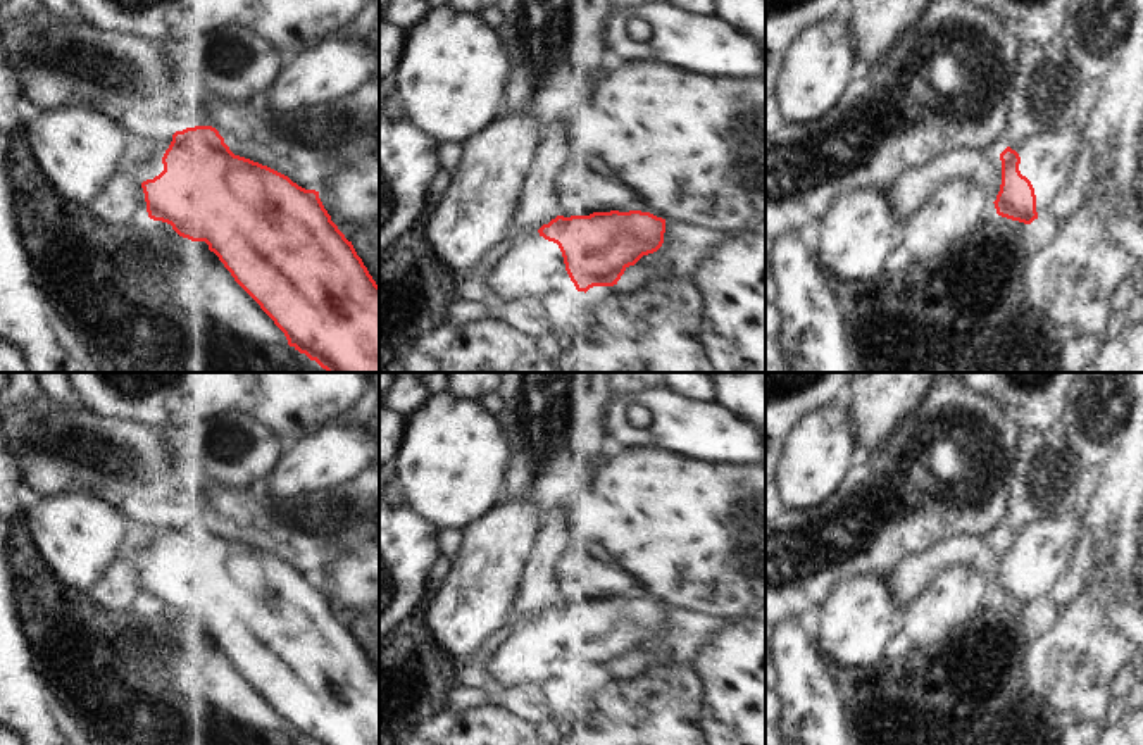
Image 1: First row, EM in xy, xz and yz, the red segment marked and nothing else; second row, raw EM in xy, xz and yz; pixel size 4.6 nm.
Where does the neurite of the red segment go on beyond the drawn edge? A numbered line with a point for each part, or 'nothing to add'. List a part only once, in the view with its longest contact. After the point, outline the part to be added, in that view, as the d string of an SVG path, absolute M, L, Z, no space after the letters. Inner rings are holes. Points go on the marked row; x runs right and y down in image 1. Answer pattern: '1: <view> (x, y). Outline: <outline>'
1: yz (1052, 159). Outline: M1091 98L1067 122L1010 141L1021 157L1021 174L1034 188L1038 217L1055 217L1074 195L1086 164L1086 147L1112 102Z

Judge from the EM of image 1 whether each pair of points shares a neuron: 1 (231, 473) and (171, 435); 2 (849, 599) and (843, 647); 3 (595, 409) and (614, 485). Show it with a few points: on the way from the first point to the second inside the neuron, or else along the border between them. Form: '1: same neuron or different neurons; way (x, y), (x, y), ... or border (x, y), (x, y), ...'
1: same neuron; way (216, 457), (187, 444)
2: same neuron; way (849, 611), (849, 635)
3: different neurons; border (600, 461), (593, 485), (578, 495)

